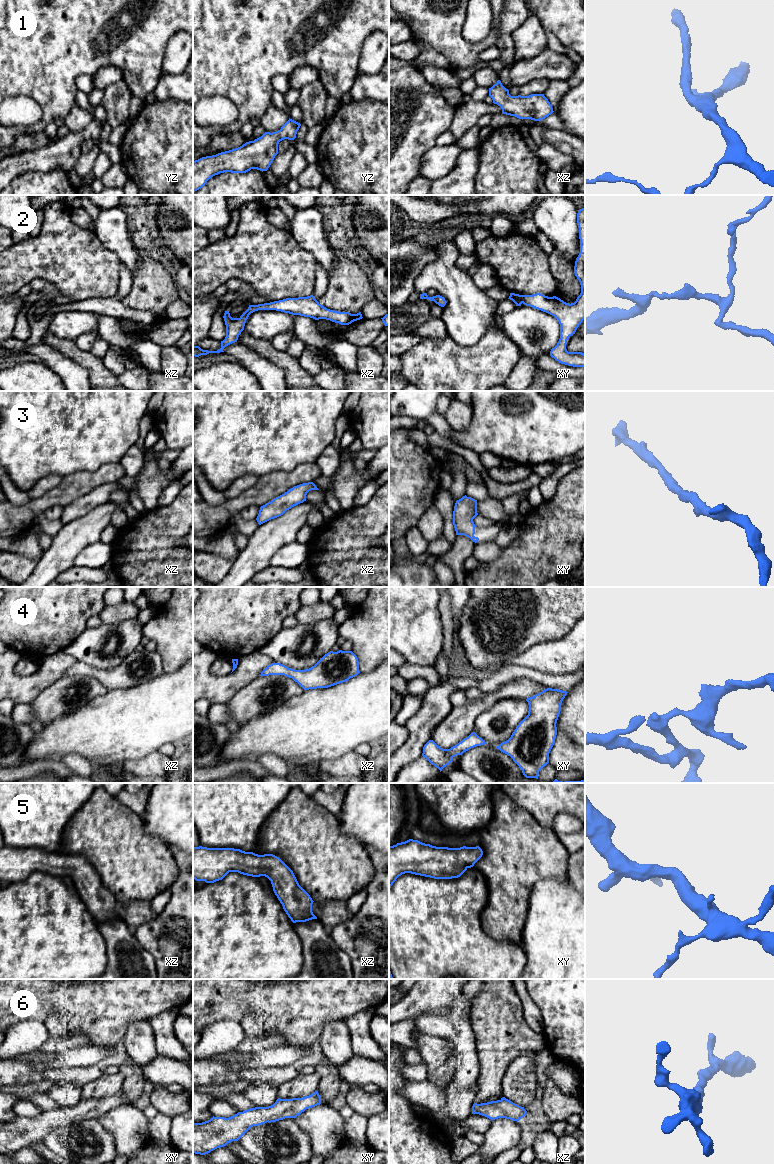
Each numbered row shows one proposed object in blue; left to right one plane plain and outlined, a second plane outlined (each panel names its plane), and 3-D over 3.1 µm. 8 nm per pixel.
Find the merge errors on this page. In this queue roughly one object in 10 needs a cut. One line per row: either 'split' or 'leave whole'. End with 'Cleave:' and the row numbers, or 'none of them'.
1: leave whole
2: leave whole
3: leave whole
4: leave whole
5: leave whole
6: leave whole
Cleave: none of them

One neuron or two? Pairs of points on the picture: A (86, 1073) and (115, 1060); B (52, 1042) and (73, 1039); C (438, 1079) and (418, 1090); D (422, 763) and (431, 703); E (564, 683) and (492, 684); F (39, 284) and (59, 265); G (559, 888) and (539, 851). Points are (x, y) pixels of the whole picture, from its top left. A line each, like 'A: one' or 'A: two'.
A: one
B: one
C: two
D: two
E: one
F: two
G: two

